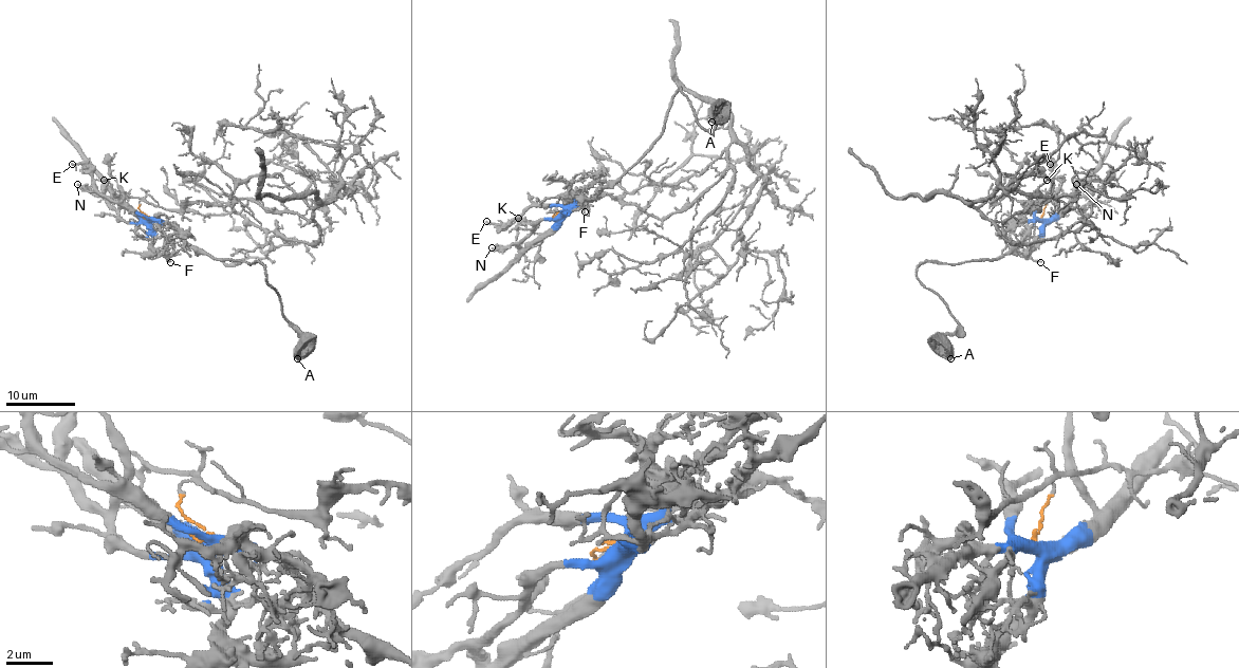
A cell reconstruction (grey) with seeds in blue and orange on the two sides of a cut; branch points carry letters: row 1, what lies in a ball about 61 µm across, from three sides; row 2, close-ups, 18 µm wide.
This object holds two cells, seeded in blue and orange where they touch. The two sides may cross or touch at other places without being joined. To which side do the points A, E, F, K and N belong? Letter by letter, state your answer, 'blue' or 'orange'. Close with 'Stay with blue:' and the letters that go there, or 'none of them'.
A: blue
E: blue
F: blue
K: blue
N: blue
Stay with blue: A, E, F, K, N

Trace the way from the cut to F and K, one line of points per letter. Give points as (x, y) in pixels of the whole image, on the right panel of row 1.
F: (1040, 219), (1042, 236), (1030, 248), (1030, 257), (1040, 262)
K: (1040, 219), (1035, 217), (1037, 202), (1051, 187), (1053, 179), (1046, 179)

